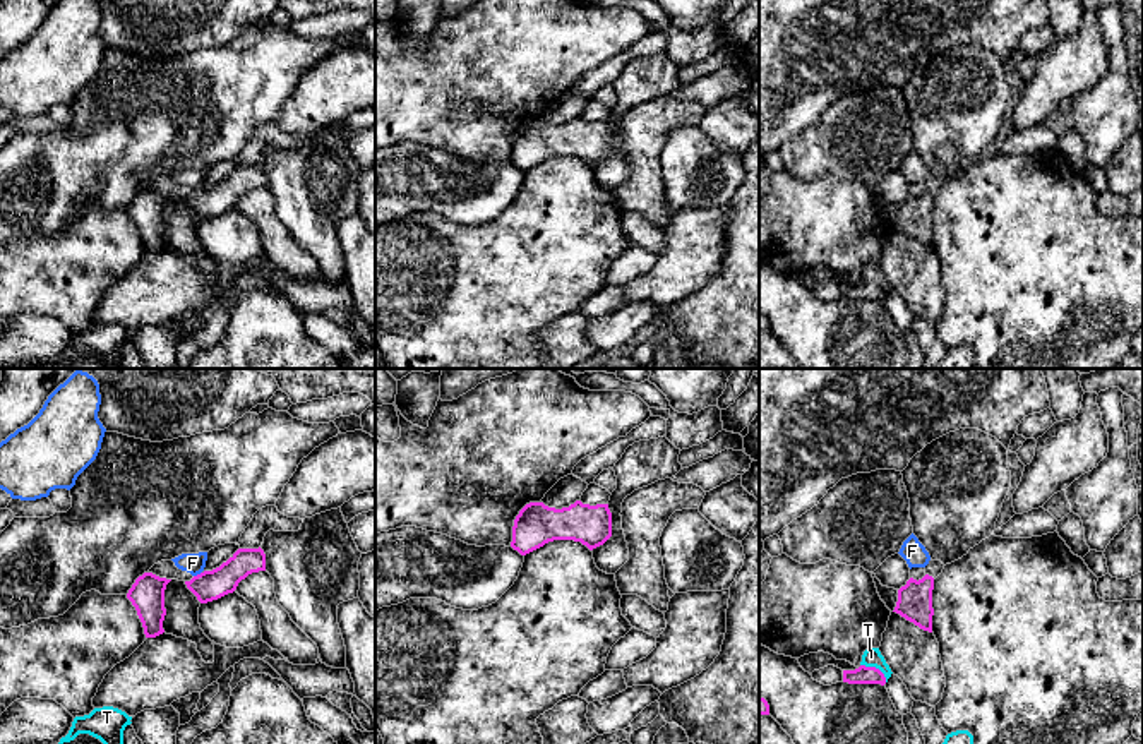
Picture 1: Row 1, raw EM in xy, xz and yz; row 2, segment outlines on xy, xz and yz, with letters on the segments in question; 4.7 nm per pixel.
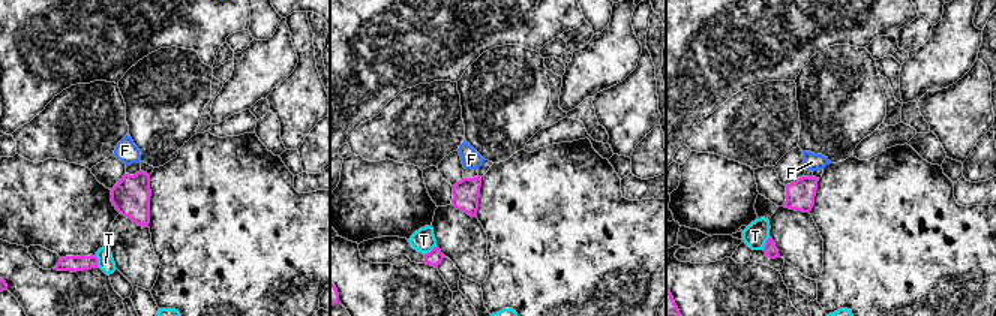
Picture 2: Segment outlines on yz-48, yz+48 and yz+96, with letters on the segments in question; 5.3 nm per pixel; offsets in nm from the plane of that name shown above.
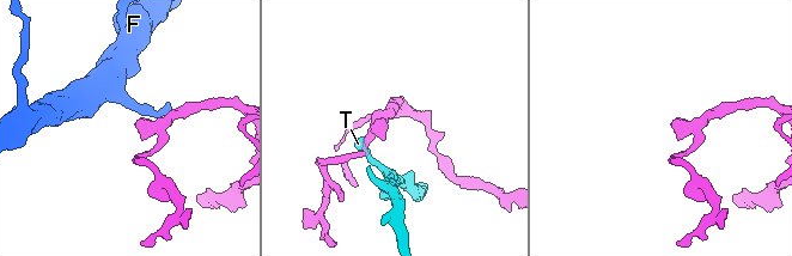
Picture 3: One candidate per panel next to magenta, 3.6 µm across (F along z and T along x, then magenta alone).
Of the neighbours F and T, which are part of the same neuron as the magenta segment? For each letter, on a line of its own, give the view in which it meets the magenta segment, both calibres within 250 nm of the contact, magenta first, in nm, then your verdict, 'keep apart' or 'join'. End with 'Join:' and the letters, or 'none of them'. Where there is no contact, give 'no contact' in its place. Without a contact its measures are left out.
F: meets magenta in xy; 140 nm thick on the magenta side, 100 nm on the other; keep apart
T: meets magenta in yz; 80 nm thick on the magenta side, 90 nm on the other; keep apart
Join: none of them

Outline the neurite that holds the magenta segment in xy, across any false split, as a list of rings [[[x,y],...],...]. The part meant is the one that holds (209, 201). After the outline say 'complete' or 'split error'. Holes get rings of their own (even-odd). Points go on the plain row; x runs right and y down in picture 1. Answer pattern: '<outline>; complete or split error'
[[[238,165],[226,178],[185,197],[200,219],[233,209],[242,195],[252,189],[266,187],[266,170],[259,165]]]; complete

